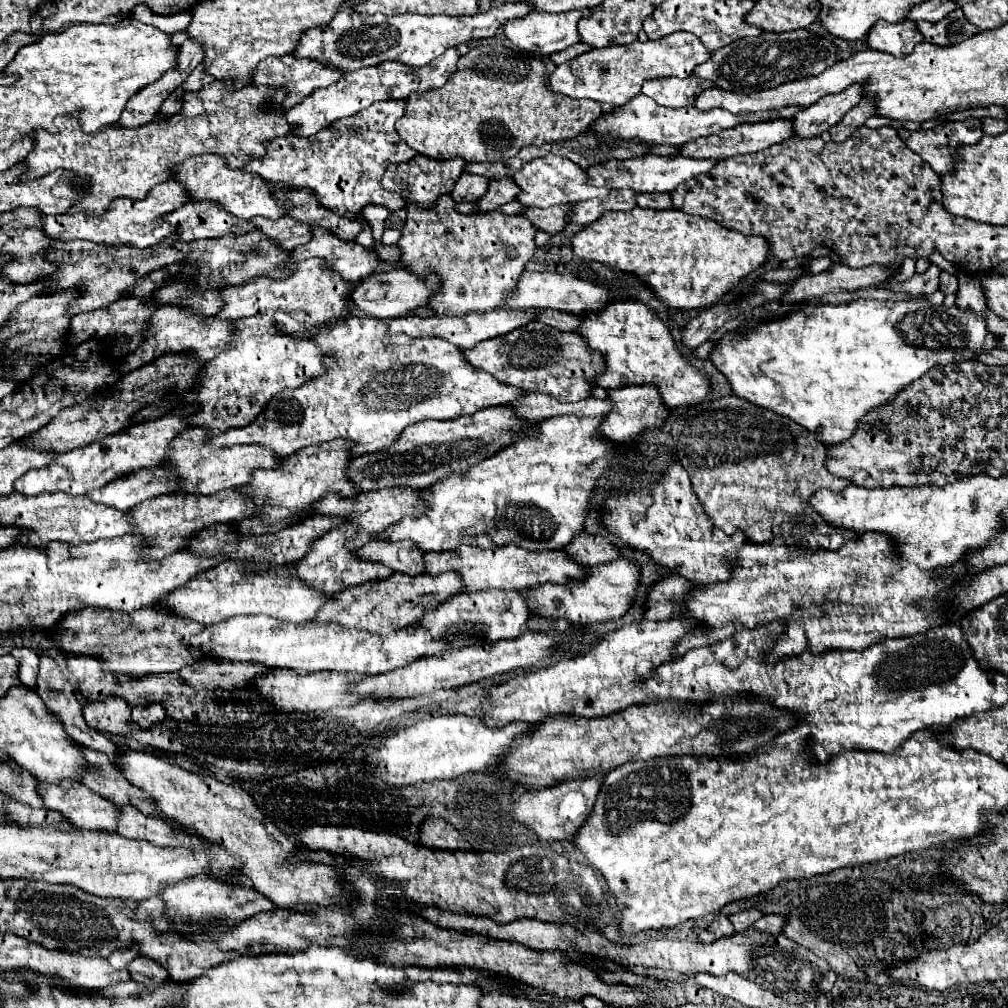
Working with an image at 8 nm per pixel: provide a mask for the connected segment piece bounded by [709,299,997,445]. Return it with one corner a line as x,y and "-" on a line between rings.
865,301
841,305
809,305
801,311
791,311
779,319
761,323
759,327
741,329
741,333
725,333
713,351
711,363
727,377
731,391
763,409
785,415
805,427
807,431
819,431
817,439
827,445
849,439
855,431
855,423
873,407
881,407
897,391
925,375
937,365
949,365
953,361
971,361
973,351
997,347
993,335
985,331
981,315
965,315
951,307
935,307
927,301

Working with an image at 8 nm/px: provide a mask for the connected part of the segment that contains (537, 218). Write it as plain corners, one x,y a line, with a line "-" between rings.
569,205
567,207
549,207
549,209
523,209
519,215
529,219
533,223
535,229
539,231
547,231
547,233
559,233
565,225
567,219
565,215
569,213

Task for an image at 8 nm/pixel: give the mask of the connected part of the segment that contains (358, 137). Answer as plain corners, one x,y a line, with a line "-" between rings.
389,99
373,103
353,117
337,119
337,123
331,123
325,131
309,139
295,135
273,139
265,143
265,155
253,157
241,167
241,171
259,175
273,189
307,189
325,209
331,209
337,215
347,211
359,213
361,207
369,203
385,205
390,211
402,209
406,205
405,199
385,191
381,187
381,175
391,163
401,163
415,155
393,127
395,121
401,119
403,111
405,101

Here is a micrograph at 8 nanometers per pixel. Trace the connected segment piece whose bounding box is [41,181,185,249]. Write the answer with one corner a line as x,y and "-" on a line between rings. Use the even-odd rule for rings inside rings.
159,183
155,185
145,199
135,201
135,199
115,199
103,215
41,215
41,229
45,237
55,239
55,241
73,241
73,239
85,239
93,241
99,245
125,245
125,247
153,247
155,243
163,241
167,235
173,233
173,227
161,219
161,215
181,207
185,203
185,195
181,195
181,187
177,183

